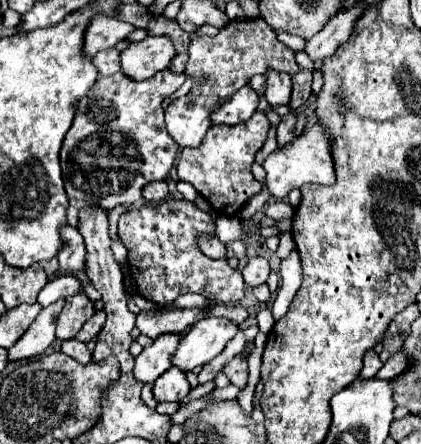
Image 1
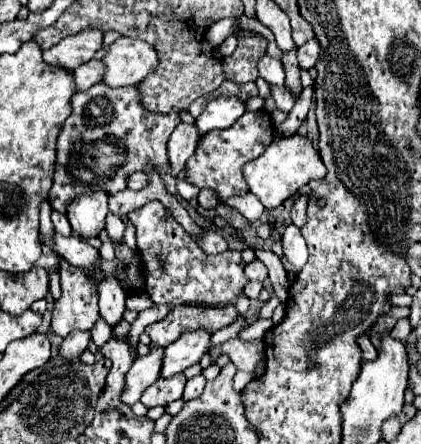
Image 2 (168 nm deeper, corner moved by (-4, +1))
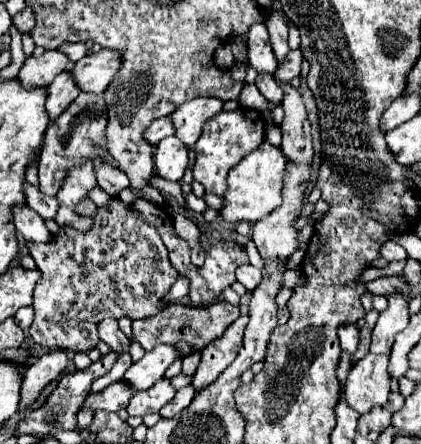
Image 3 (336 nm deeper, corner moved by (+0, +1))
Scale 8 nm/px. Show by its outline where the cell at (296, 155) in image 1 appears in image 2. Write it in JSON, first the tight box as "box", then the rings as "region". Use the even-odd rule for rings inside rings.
{"box":[243,135,327,209],"region":[[[291,135],[287,139],[273,141],[261,157],[253,159],[251,163],[247,163],[243,167],[243,173],[245,173],[245,181],[249,185],[249,191],[261,199],[265,209],[273,209],[273,207],[281,205],[287,197],[295,195],[299,191],[299,187],[307,185],[311,179],[323,179],[327,175],[327,169],[323,167],[323,161],[321,161],[319,151],[315,149],[313,141],[309,141],[307,137],[301,137],[301,135]]]}

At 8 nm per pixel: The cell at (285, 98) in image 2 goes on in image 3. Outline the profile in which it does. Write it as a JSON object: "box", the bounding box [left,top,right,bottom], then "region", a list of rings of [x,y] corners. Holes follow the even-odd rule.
{"box":[255,75,283,103],"region":[[[257,75],[255,79],[255,85],[259,87],[261,95],[271,101],[271,103],[279,103],[283,99],[283,89],[275,83],[273,75]]]}

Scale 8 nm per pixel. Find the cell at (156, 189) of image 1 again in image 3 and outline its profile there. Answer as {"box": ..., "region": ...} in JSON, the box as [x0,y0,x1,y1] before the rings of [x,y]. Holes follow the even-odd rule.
{"box":[95,163,129,197],"region":[[[95,163],[95,175],[99,187],[113,197],[117,197],[121,189],[129,187],[129,179],[125,179],[125,173],[121,169],[109,167],[107,163]]]}

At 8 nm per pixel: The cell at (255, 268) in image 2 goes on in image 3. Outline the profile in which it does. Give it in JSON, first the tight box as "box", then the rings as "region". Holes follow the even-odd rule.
{"box":[237,265,261,291],"region":[[[241,265],[241,267],[237,267],[237,281],[241,285],[245,285],[247,291],[253,291],[257,287],[257,283],[261,281],[261,269],[253,267],[253,265]]]}

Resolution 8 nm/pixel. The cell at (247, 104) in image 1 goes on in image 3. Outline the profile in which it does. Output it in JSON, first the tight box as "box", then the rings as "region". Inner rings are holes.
{"box":[169,97,223,147],"region":[[[197,97],[181,103],[169,117],[175,127],[177,139],[185,143],[185,147],[193,147],[201,135],[201,127],[207,119],[217,115],[223,109],[223,101],[215,97]]]}

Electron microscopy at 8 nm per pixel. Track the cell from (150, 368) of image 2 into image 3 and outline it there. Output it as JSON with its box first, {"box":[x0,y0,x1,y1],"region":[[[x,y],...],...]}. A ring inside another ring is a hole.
{"box":[81,381,135,411],"region":[[[117,381],[117,383],[113,383],[113,385],[109,385],[105,391],[101,391],[101,393],[91,393],[87,399],[85,399],[85,403],[81,405],[81,409],[91,409],[91,411],[99,411],[99,409],[103,409],[103,411],[119,411],[119,409],[125,409],[127,407],[127,401],[131,399],[131,395],[133,395],[135,391],[131,391],[131,387],[127,385],[127,383],[121,383],[121,381]]]}

